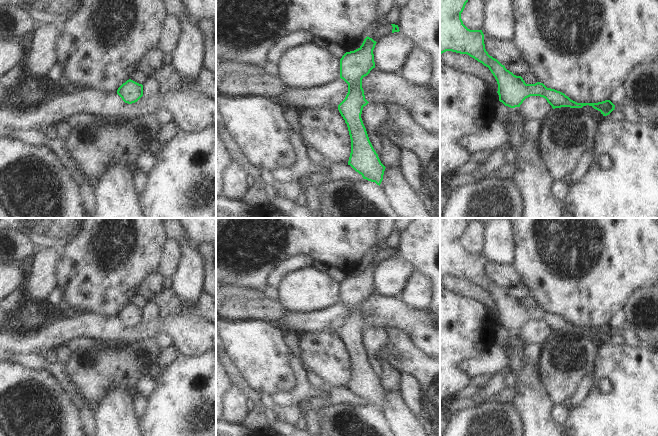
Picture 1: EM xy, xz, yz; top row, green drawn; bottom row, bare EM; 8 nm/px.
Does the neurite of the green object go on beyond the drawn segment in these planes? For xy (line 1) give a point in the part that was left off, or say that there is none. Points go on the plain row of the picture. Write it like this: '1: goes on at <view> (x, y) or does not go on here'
1: does not go on here

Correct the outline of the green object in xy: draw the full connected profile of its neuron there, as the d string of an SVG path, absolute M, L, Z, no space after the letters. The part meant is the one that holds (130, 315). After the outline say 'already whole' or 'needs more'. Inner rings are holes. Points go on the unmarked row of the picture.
M129 303L118 312L117 318L125 327L135 327L143 320L143 309Z | already whole

